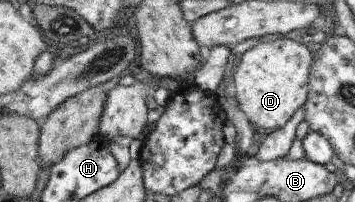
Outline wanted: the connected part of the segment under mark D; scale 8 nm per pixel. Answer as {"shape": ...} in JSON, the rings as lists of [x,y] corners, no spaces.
{"shape":[[[284,37],[274,41],[258,43],[255,47],[242,54],[241,60],[235,71],[234,83],[236,88],[237,103],[252,124],[263,129],[281,129],[298,112],[298,109],[305,105],[310,94],[310,73],[314,53],[305,45],[305,38]]]}

